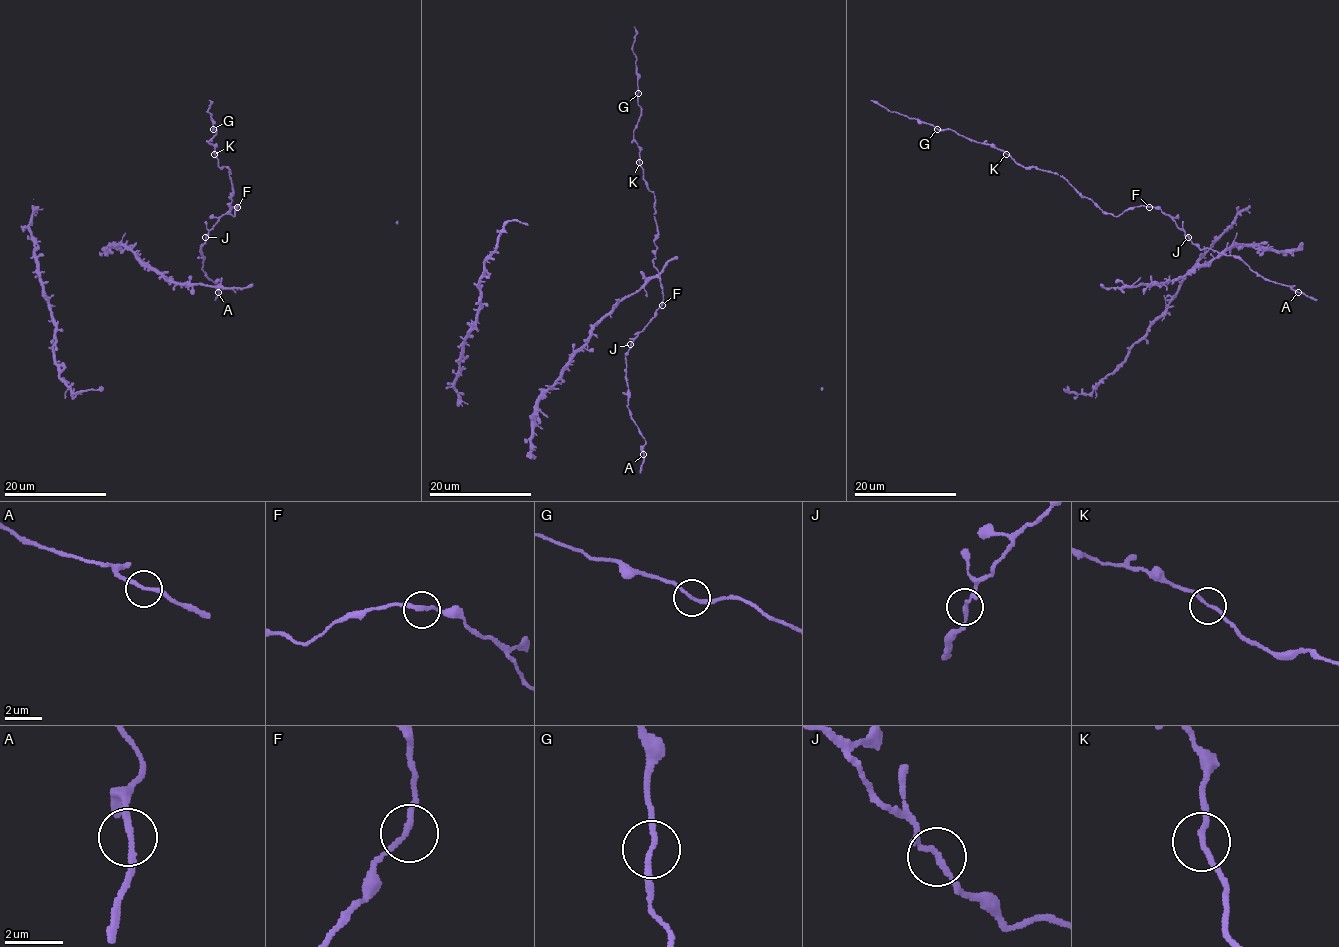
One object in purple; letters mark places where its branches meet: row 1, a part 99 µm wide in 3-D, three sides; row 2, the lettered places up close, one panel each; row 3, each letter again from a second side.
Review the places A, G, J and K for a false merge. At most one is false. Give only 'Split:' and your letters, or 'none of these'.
Split: none of these

